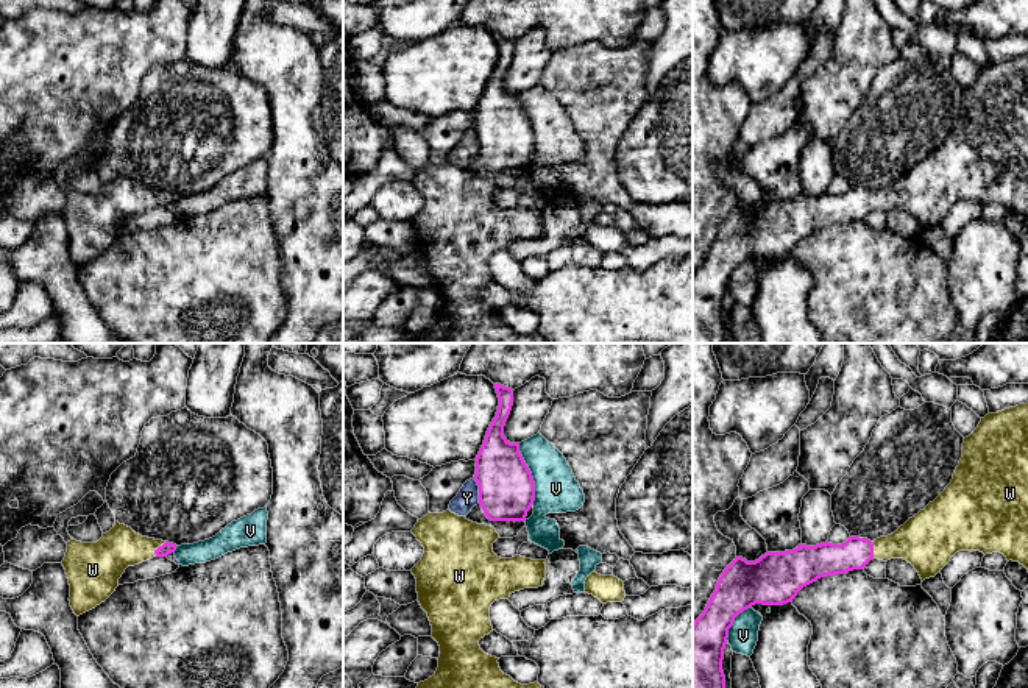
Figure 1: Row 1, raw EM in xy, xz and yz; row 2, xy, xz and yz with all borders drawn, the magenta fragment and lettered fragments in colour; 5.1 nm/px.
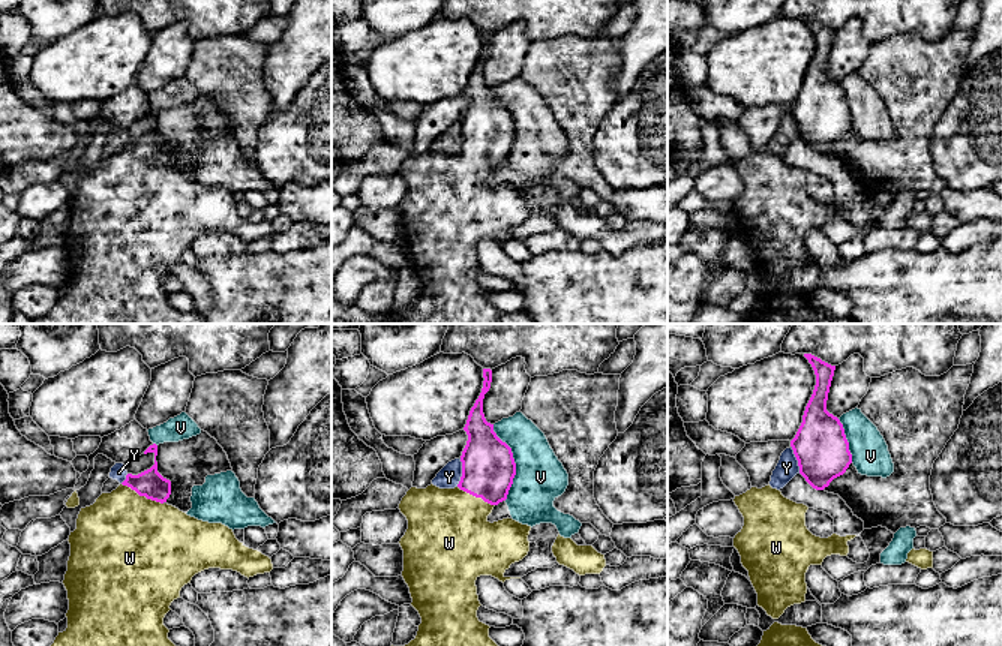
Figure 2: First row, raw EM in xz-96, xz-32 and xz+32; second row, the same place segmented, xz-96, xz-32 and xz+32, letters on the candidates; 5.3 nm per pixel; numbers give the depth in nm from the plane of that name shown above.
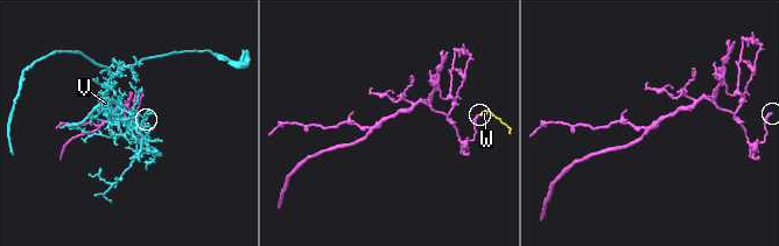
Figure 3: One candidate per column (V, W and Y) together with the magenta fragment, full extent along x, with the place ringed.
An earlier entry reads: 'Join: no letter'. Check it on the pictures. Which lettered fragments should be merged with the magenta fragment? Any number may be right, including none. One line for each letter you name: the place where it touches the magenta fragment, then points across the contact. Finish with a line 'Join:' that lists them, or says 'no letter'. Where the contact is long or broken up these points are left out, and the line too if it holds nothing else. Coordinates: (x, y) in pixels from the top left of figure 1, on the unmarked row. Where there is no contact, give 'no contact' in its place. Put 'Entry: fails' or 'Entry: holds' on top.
Entry: fails
W: meets magenta in xy at (158, 198); runs through xy (167, 198), (158, 198), (119, 198)
Join: W

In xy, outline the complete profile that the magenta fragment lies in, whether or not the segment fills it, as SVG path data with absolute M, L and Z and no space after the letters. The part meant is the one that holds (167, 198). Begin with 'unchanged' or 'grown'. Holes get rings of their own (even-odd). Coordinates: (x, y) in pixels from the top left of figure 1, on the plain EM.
grown | M115 172L97 193L67 192L62 211L69 236L70 257L76 267L105 253L119 237L128 217L153 207L167 207L176 195L142 187Z

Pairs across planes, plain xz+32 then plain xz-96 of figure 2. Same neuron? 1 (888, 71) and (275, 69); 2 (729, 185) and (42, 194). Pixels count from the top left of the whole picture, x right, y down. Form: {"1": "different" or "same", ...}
{"1": "different", "2": "same"}

